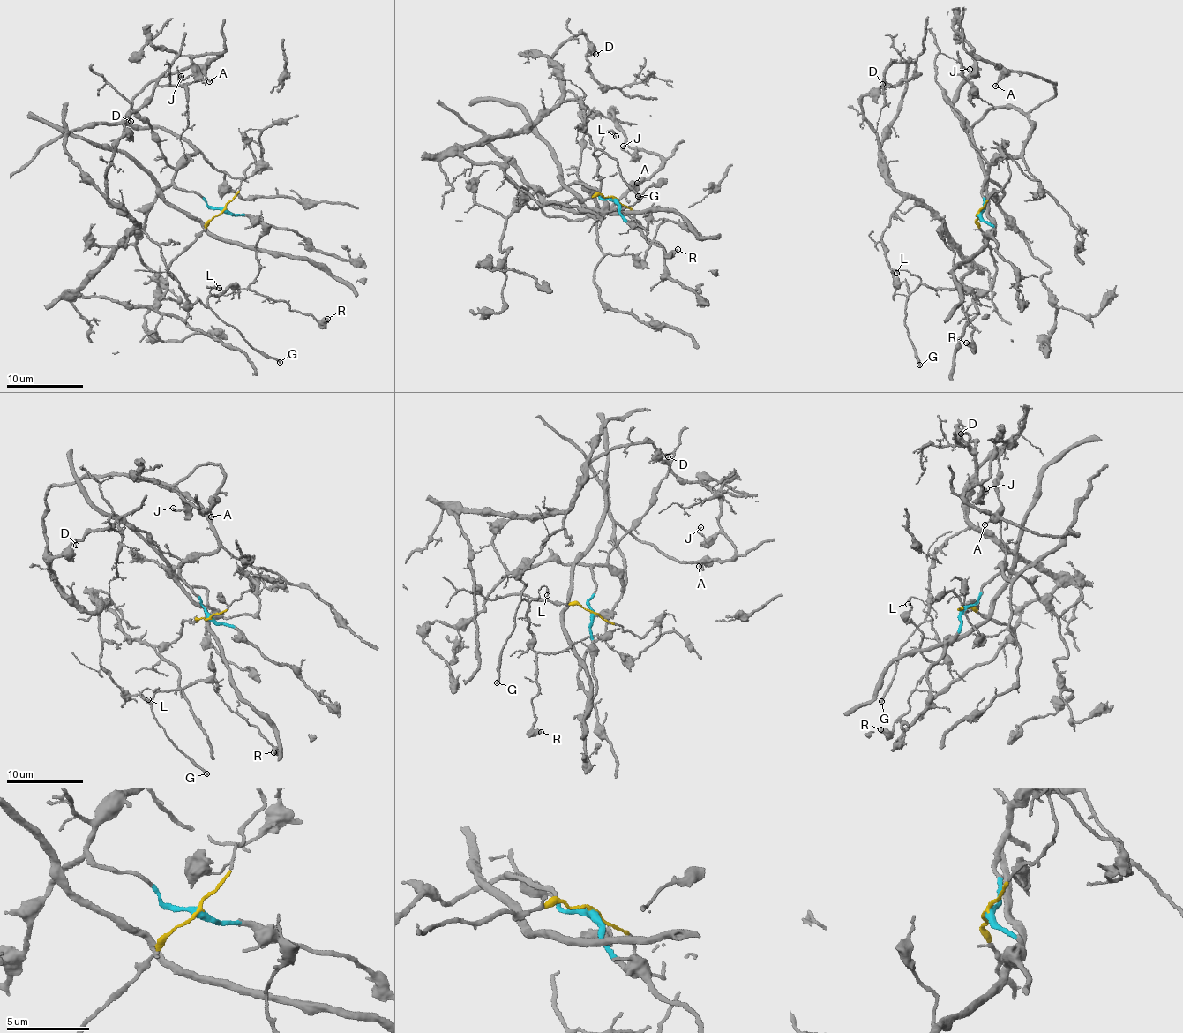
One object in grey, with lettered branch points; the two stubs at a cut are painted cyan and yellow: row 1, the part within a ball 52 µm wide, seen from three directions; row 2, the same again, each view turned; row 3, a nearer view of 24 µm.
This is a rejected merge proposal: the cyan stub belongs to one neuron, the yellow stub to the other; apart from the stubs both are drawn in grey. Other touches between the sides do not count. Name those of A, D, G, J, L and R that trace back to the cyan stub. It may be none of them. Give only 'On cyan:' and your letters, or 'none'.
On cyan: A, J

